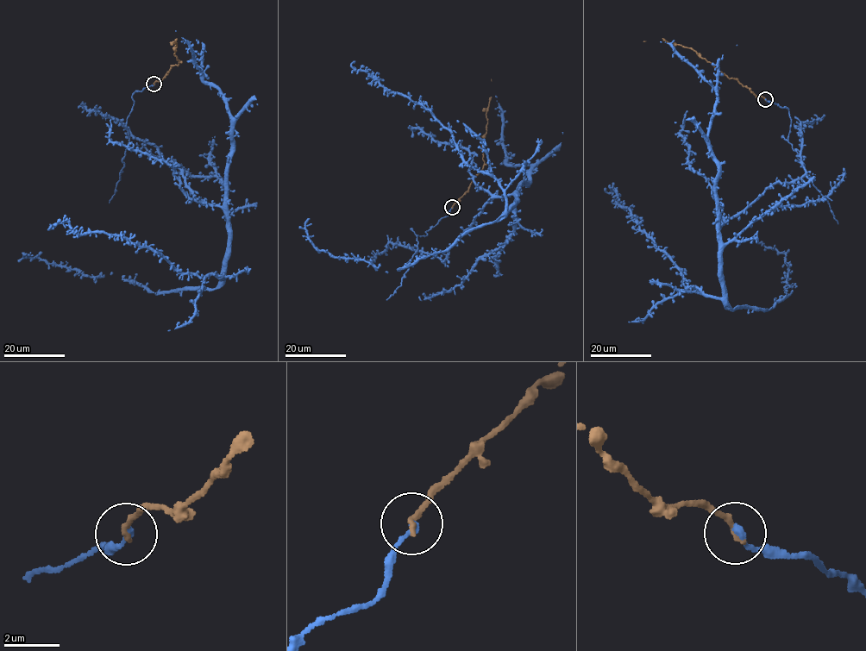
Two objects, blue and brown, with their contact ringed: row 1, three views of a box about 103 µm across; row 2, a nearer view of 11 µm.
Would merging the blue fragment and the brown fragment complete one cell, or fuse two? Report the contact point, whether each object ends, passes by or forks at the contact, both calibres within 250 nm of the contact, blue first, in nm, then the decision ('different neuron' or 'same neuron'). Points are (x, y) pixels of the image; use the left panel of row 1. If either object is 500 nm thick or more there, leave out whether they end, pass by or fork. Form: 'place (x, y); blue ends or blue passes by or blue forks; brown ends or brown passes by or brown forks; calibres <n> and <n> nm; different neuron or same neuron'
place (153, 84); blue ends; brown ends; calibres 240 and 200 nm; same neuron

